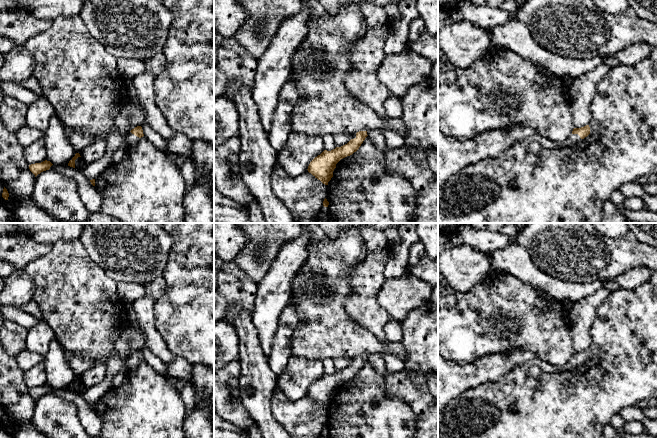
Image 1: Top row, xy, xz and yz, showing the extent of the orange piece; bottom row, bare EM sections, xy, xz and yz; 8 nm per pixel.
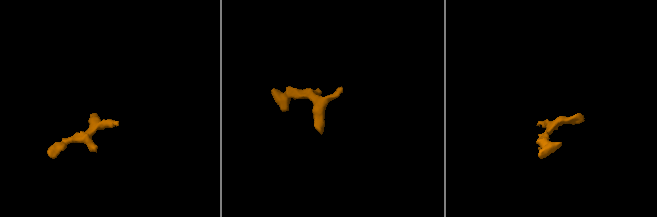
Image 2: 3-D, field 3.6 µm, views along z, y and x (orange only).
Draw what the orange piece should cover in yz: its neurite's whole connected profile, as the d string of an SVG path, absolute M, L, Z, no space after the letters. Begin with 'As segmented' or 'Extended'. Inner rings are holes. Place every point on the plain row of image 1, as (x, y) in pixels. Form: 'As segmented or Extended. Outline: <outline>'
Extended. Outline: M586 349L581 352L574 352L572 358L568 361L566 366L554 366L541 360L539 357L533 358L527 364L530 366L536 366L546 373L559 373L565 370L573 371L576 367L582 365L589 358L590 351L589 349Z

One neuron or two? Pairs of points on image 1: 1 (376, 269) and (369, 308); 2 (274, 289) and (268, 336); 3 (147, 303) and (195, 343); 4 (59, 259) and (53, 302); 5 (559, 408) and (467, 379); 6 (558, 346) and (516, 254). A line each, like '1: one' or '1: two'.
1: one
2: one
3: two
4: one
5: two
6: two

